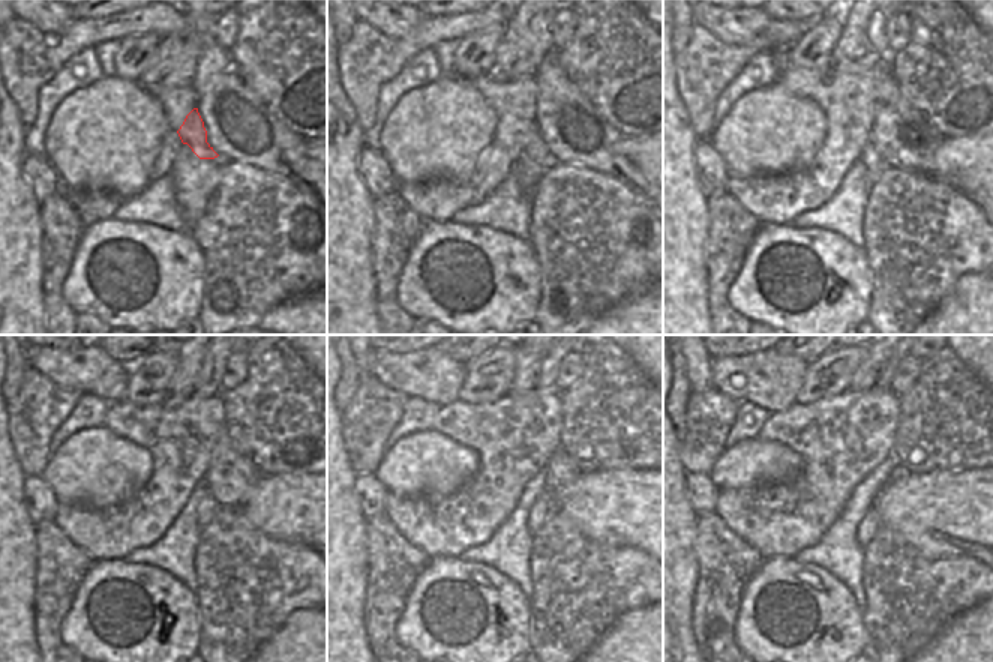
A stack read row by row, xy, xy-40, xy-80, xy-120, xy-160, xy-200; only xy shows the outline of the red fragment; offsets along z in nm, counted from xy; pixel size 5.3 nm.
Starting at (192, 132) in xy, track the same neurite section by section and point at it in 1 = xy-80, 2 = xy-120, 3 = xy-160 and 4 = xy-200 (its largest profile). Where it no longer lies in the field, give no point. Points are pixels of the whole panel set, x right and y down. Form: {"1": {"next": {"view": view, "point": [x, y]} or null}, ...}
{"1": {"next": {"view": "xy-80", "point": [875, 165]}}, "2": {"next": {"view": "xy-120", "point": [207, 508]}}, "3": {"next": {"view": "xy-160", "point": [543, 508]}}, "4": {"next": {"view": "xy-200", "point": [869, 526]}}}

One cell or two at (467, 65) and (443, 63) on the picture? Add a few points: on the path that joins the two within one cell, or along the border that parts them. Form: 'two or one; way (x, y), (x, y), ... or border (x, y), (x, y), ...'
two; border (458, 44), (453, 53), (452, 74)

